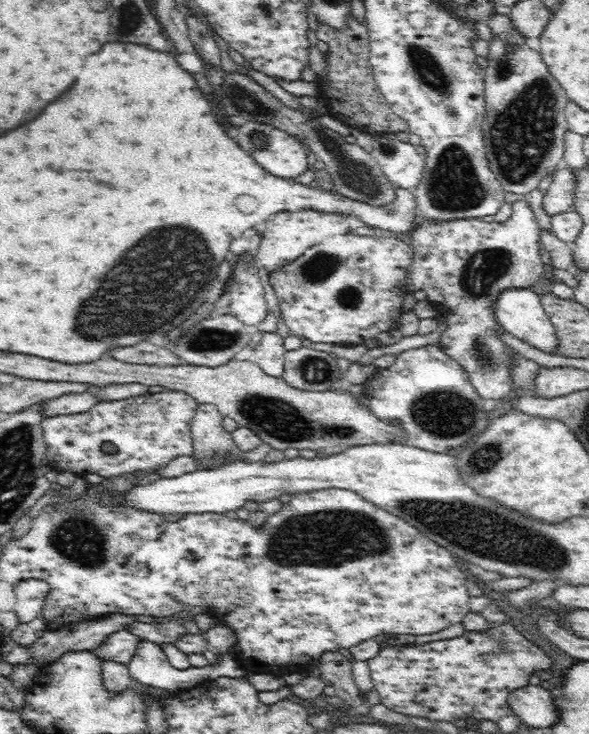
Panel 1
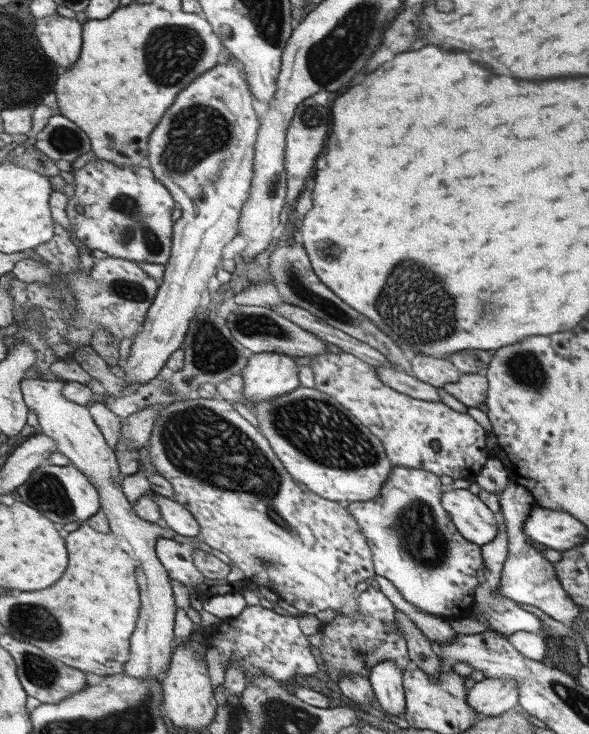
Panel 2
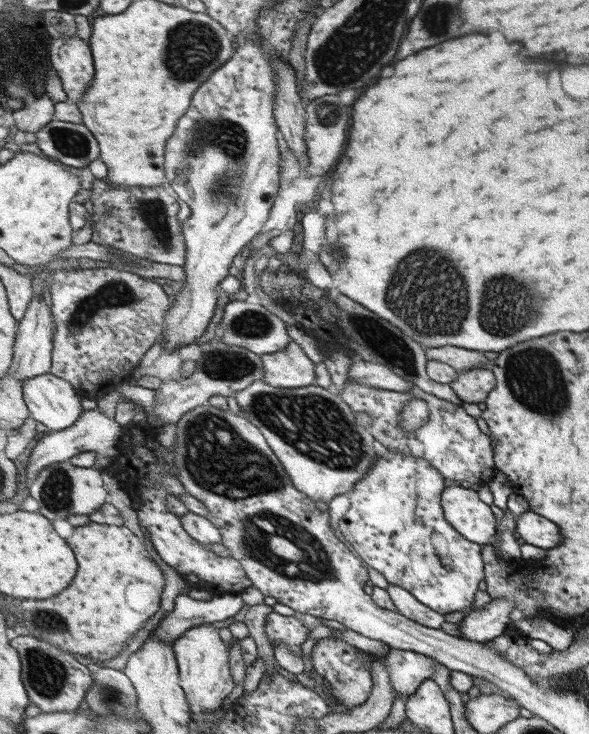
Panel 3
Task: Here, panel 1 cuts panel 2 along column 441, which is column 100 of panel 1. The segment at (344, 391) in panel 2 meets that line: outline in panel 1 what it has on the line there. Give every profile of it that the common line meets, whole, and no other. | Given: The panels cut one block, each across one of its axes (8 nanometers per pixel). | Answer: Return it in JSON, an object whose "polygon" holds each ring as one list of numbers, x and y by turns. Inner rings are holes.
{"polygon":[[164,389,162,392,148,392,122,400,98,401,86,412,44,418,41,422,41,436,45,443,45,460,48,464,54,462,58,470,67,470,77,476,88,472,110,476,165,465,177,456,193,456,189,424,198,406,199,404,185,392]]}

